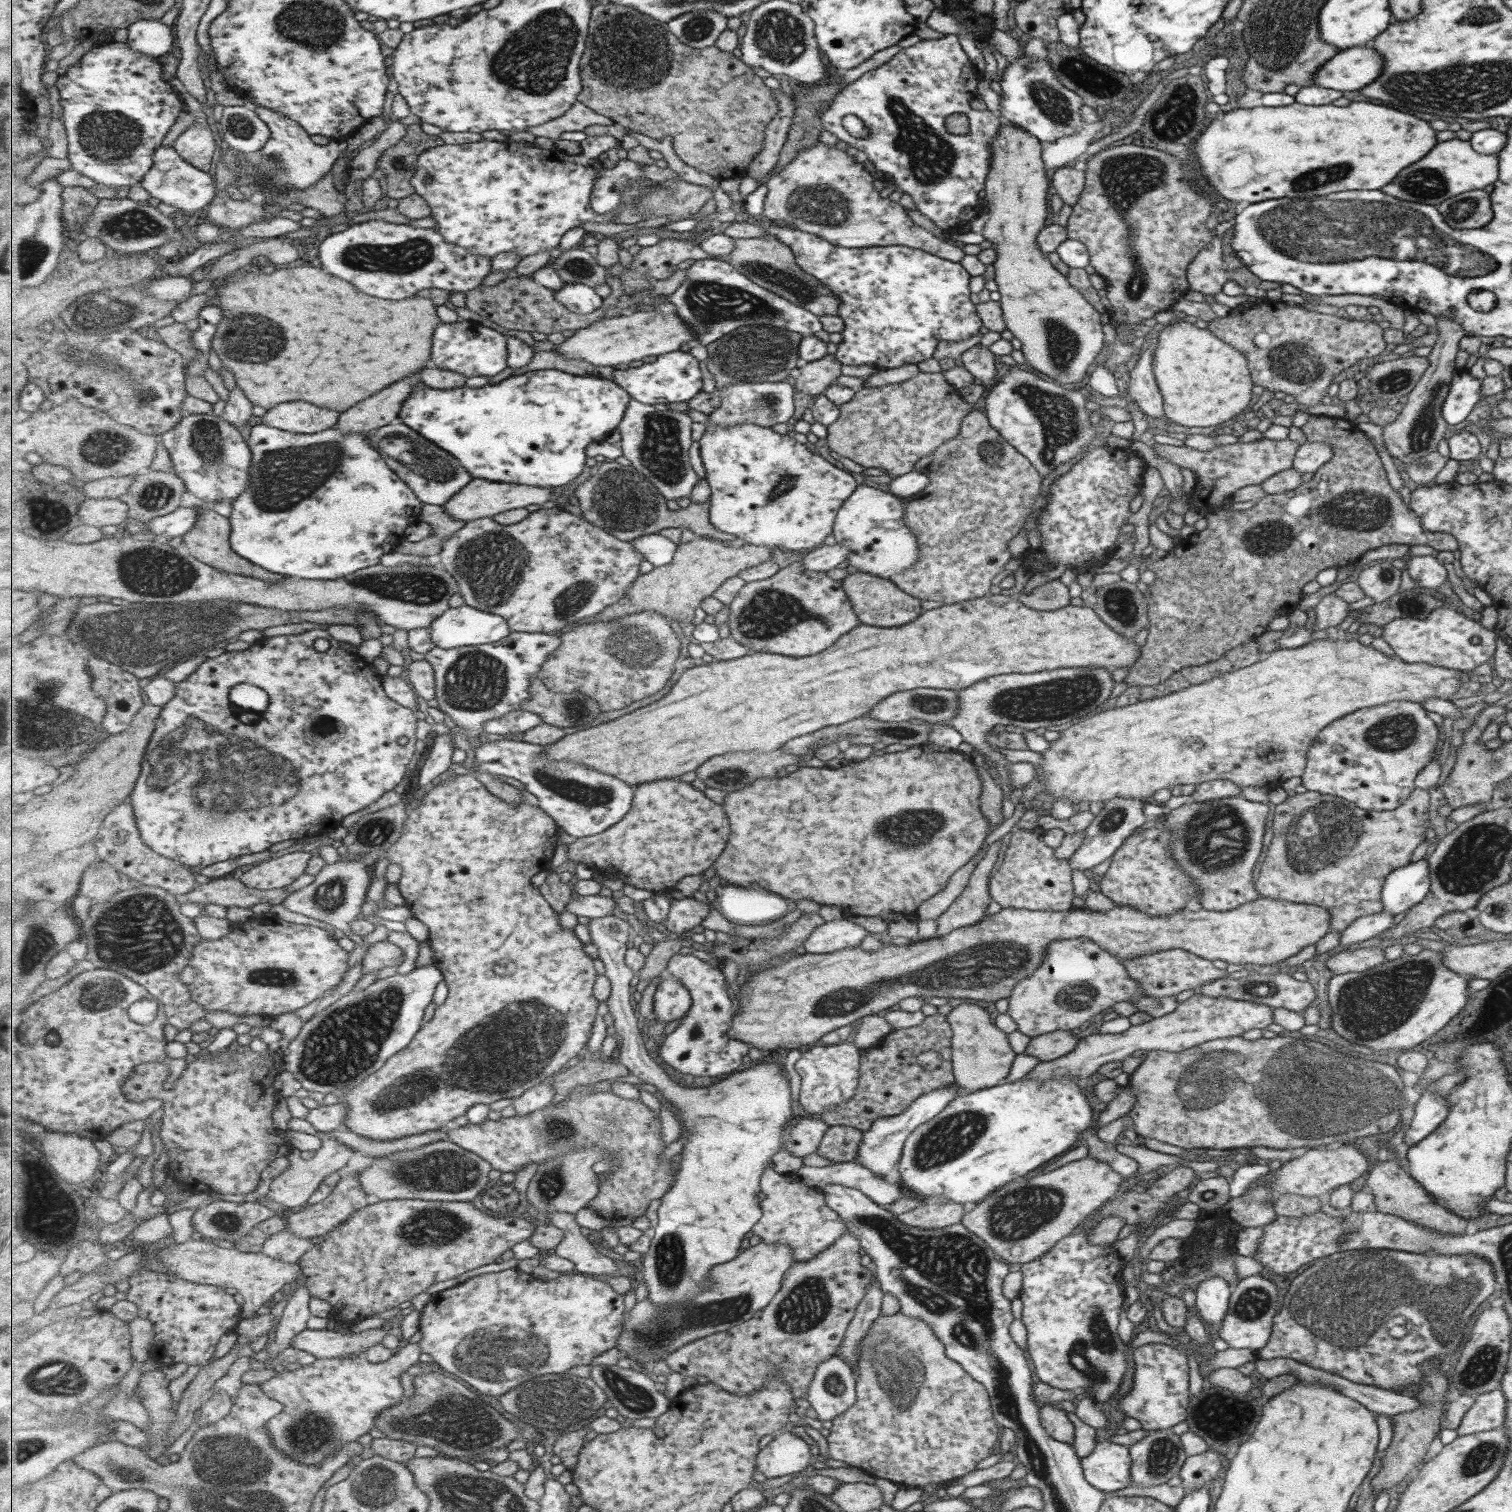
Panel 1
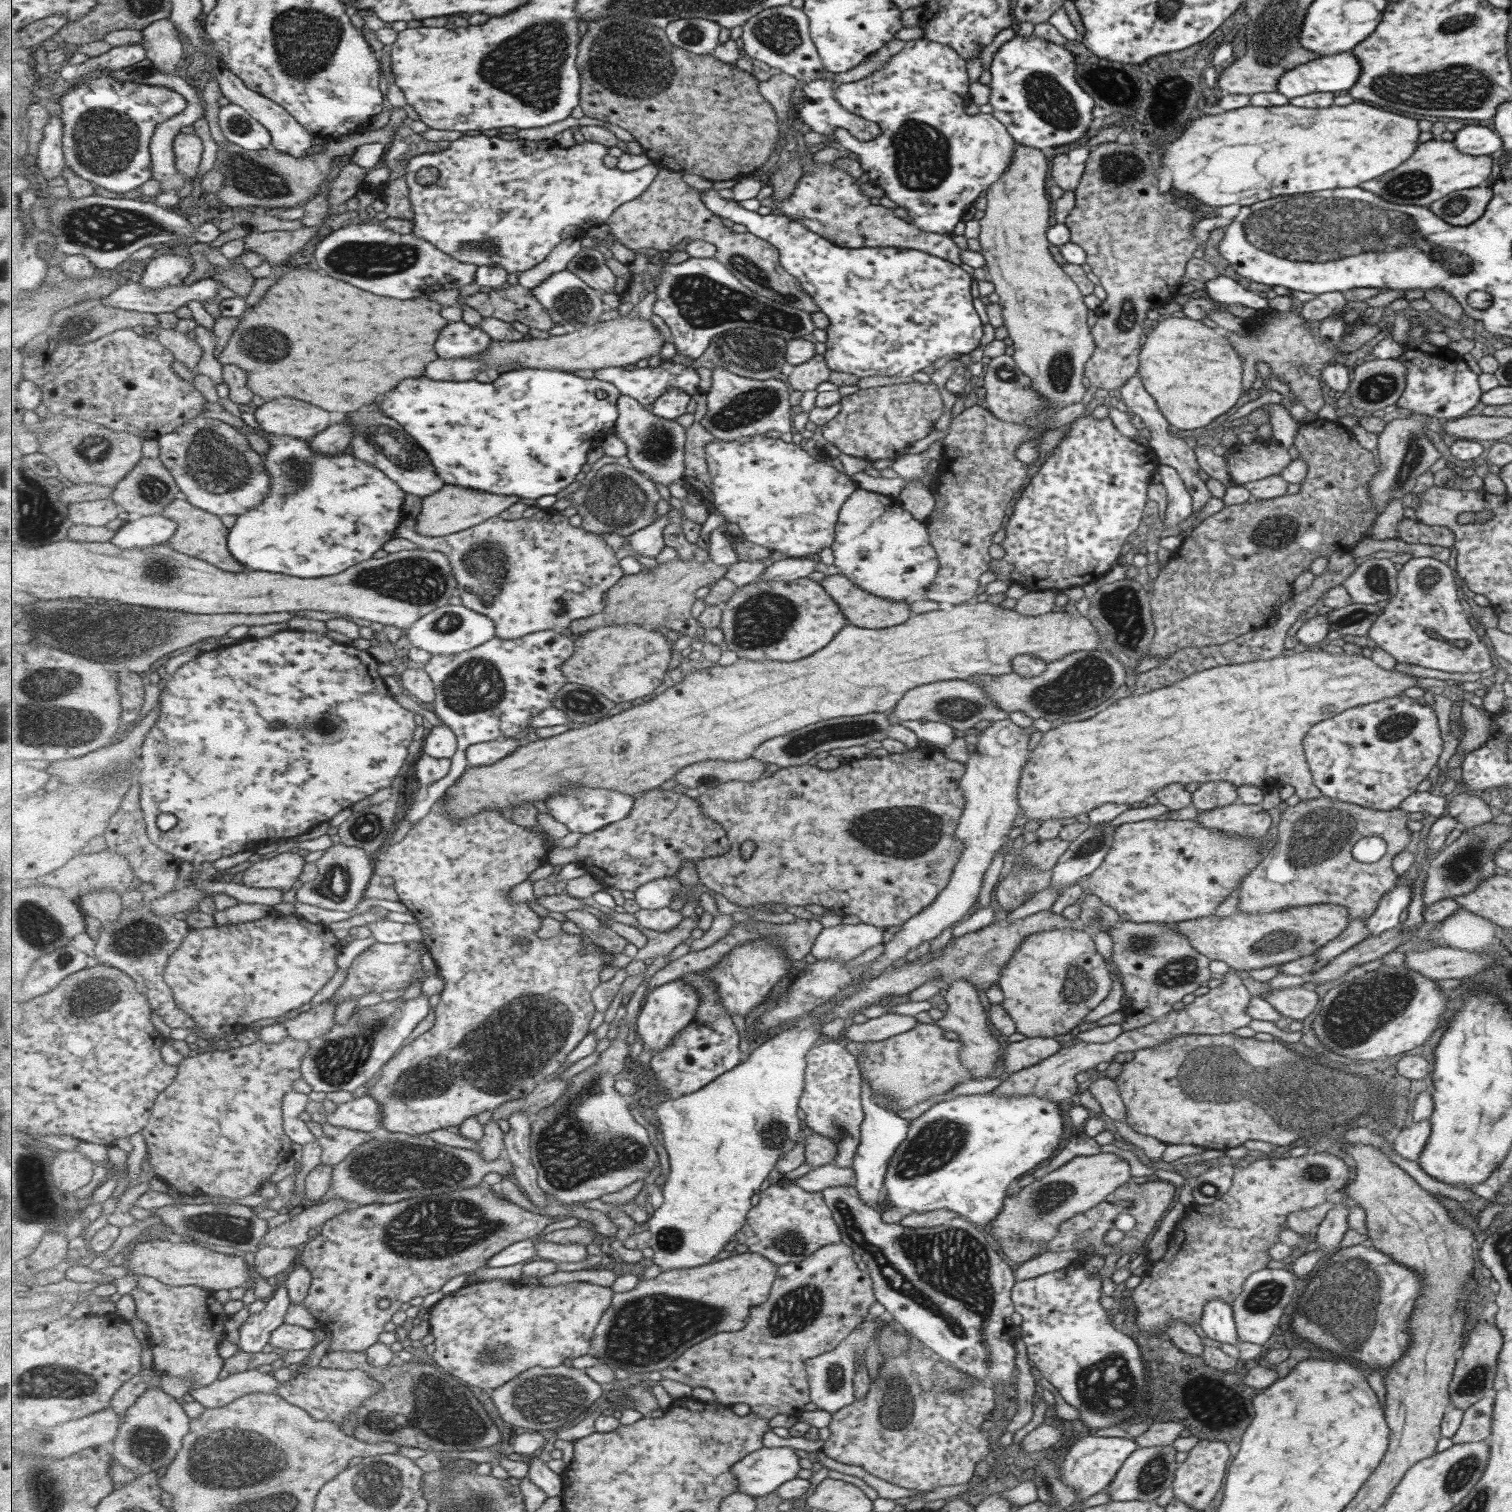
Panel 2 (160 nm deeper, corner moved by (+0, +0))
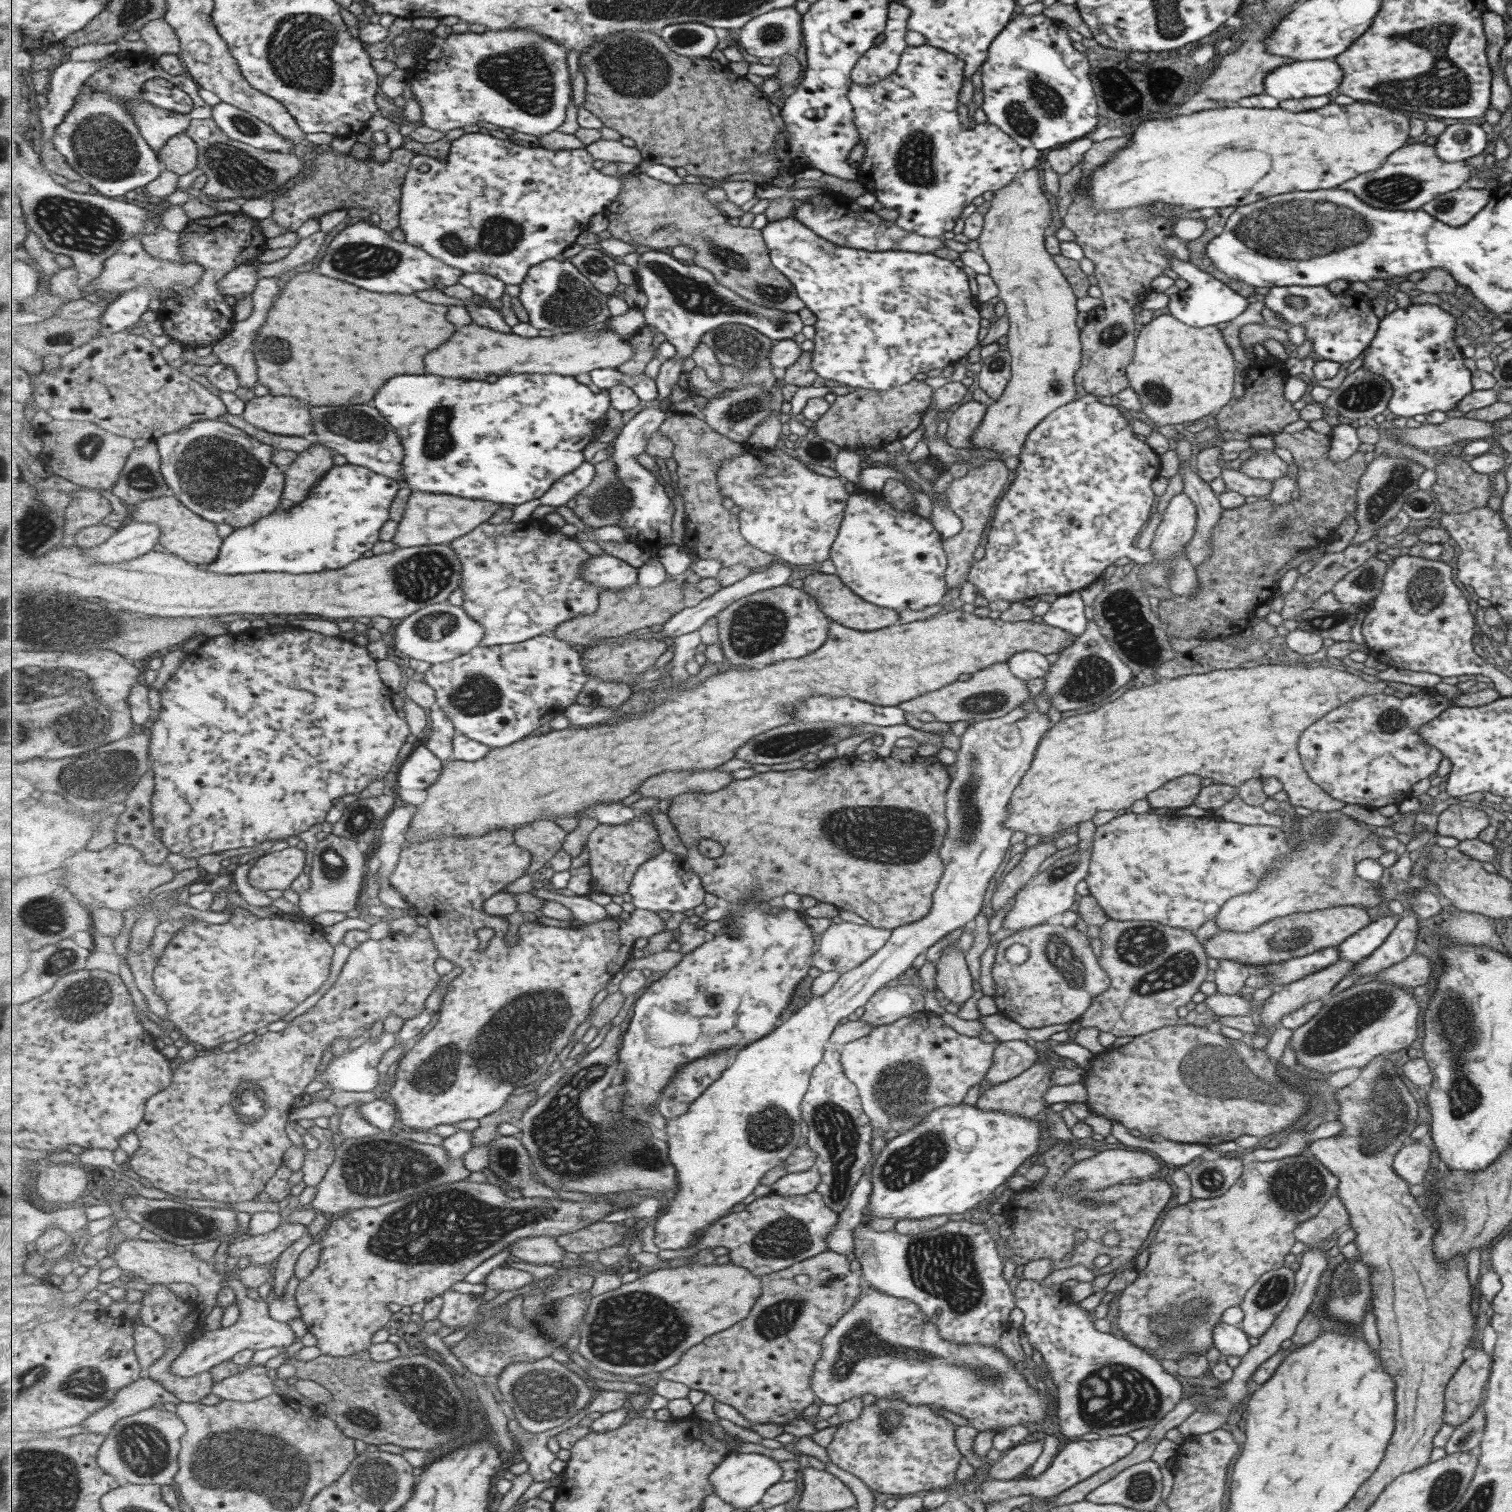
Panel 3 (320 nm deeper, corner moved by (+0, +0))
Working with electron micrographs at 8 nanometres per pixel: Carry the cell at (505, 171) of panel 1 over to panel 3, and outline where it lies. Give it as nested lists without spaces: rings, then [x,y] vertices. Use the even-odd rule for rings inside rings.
[[[464,133],[452,142],[449,157],[444,161],[439,160],[437,157],[425,155],[418,155],[412,160],[412,167],[406,175],[402,191],[400,230],[404,233],[405,240],[409,244],[425,249],[425,252],[429,252],[445,261],[445,264],[460,268],[465,273],[482,272],[483,274],[493,274],[499,280],[505,282],[505,285],[521,286],[532,266],[545,262],[545,260],[560,258],[560,254],[563,254],[569,246],[577,242],[579,234],[589,230],[589,222],[593,220],[593,216],[599,214],[599,212],[606,214],[611,205],[619,198],[621,186],[623,186],[621,178],[619,175],[607,176],[602,169],[593,168],[595,159],[587,148],[559,151],[548,150],[541,146],[525,148],[525,146],[519,146],[519,144],[515,144],[509,139],[499,140],[499,138],[493,138],[489,133]],[[423,164],[429,166],[430,169],[427,172],[419,170]]]

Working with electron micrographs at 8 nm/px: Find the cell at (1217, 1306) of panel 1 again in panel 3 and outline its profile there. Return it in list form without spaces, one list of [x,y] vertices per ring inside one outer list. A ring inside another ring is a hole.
[[[1222,1321],[1212,1330],[1212,1346],[1218,1350],[1222,1359],[1226,1356],[1242,1357],[1250,1347],[1248,1336],[1239,1328]]]

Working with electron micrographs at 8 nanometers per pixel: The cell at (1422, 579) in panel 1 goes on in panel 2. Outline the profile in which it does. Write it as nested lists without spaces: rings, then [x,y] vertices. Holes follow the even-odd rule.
[[[1411,558],[1401,566],[1396,576],[1396,592],[1380,605],[1380,613],[1371,624],[1367,636],[1401,664],[1423,666],[1441,672],[1483,672],[1491,668],[1492,655],[1485,643],[1479,641],[1477,631],[1468,624],[1468,613],[1459,605],[1455,595],[1453,573],[1445,563],[1433,558]]]

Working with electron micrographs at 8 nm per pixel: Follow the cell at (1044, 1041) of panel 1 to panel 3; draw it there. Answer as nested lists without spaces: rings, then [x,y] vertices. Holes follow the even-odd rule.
[[[1021,1040],[999,1042],[993,1050],[991,1066],[983,1079],[991,1086],[1001,1084],[1029,1068],[1037,1058],[1039,1057],[1034,1047],[1030,1048]]]

